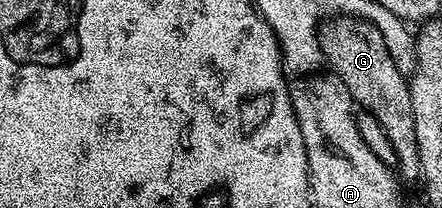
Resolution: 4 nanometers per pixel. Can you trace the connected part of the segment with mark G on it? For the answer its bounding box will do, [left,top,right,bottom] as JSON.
[320,17,421,179]

